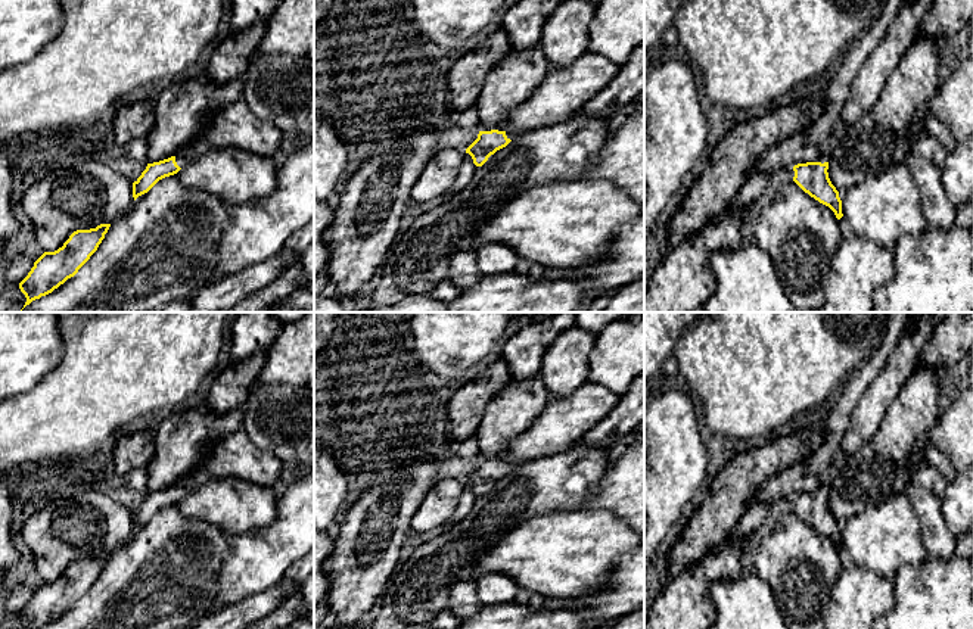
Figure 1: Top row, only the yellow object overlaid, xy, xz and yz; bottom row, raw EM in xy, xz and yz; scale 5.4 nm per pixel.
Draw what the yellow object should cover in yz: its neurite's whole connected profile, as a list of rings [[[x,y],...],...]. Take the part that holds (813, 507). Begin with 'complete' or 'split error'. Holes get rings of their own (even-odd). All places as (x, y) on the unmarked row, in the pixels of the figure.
split error; [[[823,483],[815,492],[798,493],[793,496],[793,511],[811,527],[829,536],[837,549],[843,547],[839,521],[829,508],[829,485]]]

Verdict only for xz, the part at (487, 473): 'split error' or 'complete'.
split error

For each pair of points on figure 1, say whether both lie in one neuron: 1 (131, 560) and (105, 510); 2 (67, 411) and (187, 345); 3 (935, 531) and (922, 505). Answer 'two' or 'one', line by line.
1: two
2: one
3: one

